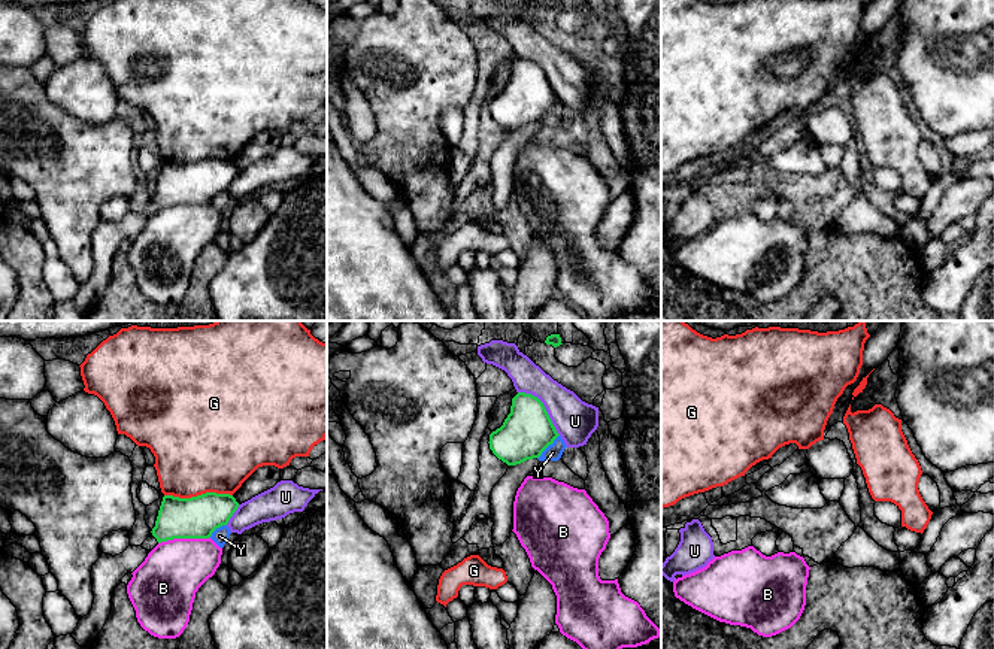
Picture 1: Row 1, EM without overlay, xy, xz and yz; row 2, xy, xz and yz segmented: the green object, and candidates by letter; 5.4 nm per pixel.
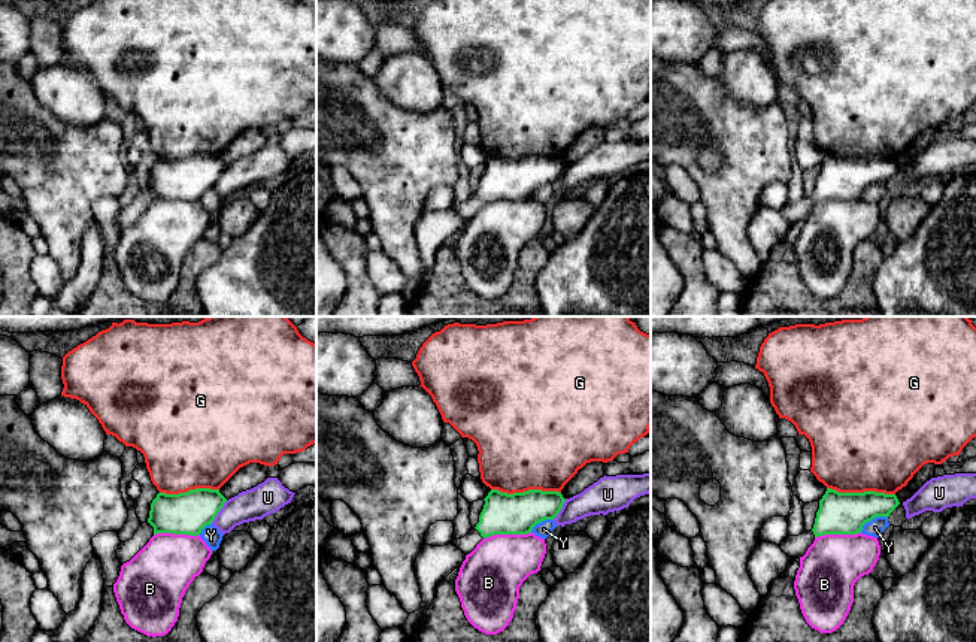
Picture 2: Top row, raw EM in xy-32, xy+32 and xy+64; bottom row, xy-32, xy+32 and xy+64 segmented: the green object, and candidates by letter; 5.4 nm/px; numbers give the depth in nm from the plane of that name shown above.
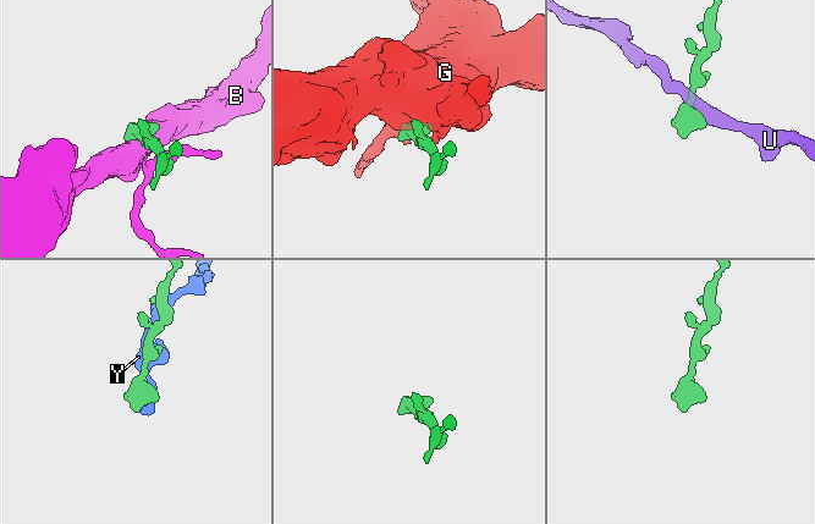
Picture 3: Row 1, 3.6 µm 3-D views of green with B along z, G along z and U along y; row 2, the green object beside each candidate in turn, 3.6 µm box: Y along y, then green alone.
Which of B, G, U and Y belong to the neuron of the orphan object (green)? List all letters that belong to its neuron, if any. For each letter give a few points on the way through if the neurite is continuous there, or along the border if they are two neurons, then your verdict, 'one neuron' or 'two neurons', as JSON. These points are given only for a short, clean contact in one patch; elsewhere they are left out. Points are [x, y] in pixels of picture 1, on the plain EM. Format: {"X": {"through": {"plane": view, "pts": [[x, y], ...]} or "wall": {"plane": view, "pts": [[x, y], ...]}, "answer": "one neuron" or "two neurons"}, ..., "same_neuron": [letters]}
{"B": {"answer": "two neurons"}, "G": {"answer": "two neurons"}, "U": {"answer": "two neurons"}, "Y": {"answer": "two neurons"}, "same_neuron": []}

